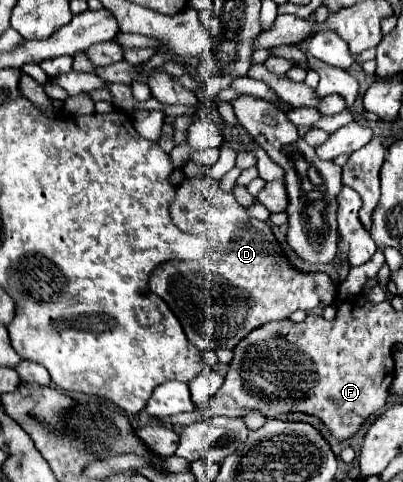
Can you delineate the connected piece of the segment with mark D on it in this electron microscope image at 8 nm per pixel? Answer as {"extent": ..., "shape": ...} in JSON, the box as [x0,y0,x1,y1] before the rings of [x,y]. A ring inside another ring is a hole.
{"extent":[149,177,337,349],"shape":[[[207,177],[201,179],[185,179],[177,187],[175,201],[171,205],[171,217],[173,223],[191,235],[205,235],[211,243],[211,251],[205,253],[199,261],[169,261],[159,265],[149,279],[151,291],[159,295],[169,309],[175,313],[175,317],[181,321],[183,331],[187,339],[199,349],[235,349],[235,345],[247,337],[255,327],[267,323],[267,321],[279,321],[287,319],[297,309],[315,309],[315,307],[327,307],[335,301],[337,289],[327,273],[303,273],[295,269],[287,255],[283,253],[277,237],[273,235],[273,229],[265,221],[249,219],[245,207],[241,207],[233,193],[225,193],[219,189],[219,181]]]}

